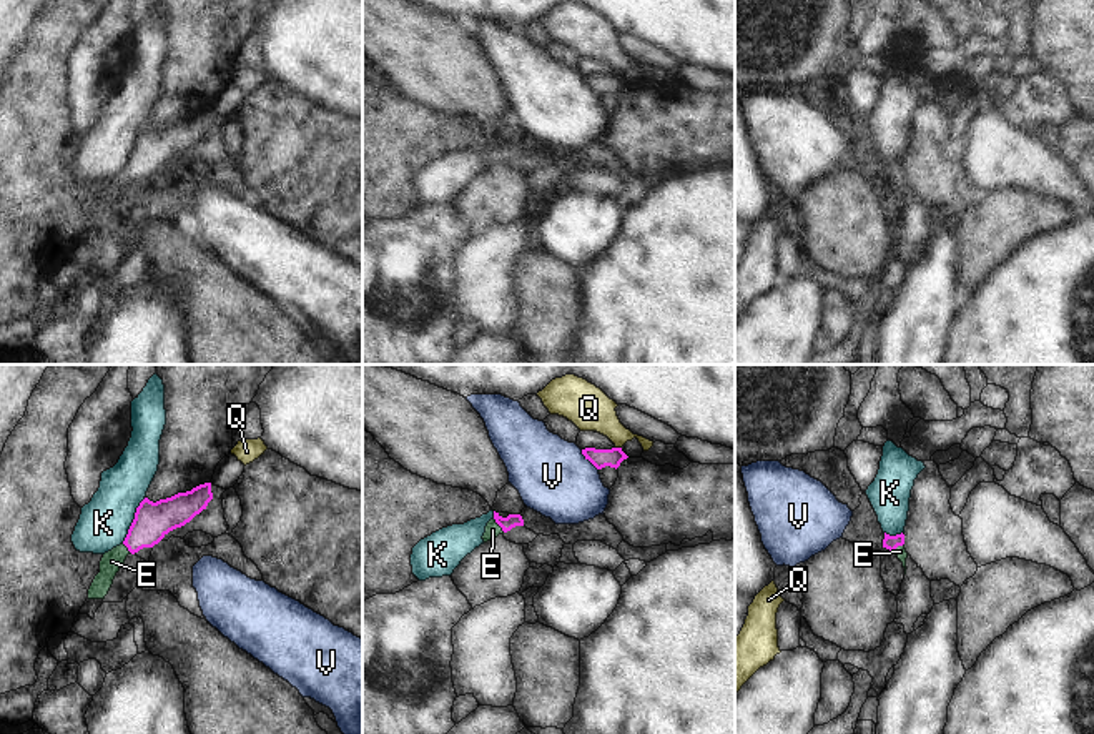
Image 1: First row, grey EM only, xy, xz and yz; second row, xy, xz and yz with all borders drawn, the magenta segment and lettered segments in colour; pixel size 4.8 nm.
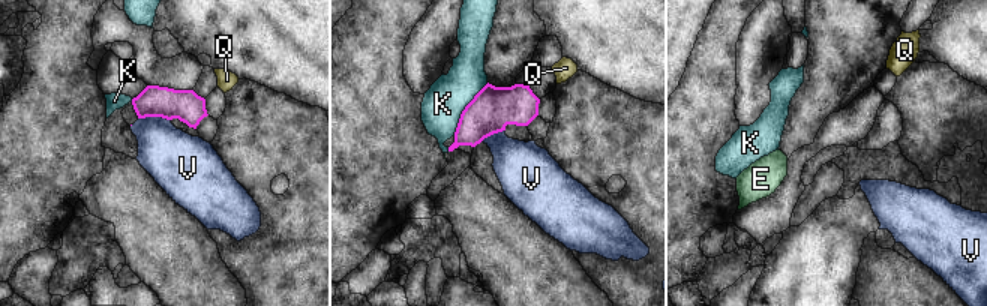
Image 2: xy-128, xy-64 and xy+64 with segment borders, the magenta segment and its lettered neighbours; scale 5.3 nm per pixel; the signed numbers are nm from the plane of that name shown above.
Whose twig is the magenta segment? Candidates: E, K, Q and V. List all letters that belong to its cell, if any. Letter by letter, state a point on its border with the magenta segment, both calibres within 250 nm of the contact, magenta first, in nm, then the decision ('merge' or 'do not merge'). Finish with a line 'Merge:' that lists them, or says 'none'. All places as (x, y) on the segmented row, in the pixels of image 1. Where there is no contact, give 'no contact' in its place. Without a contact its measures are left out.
E: xz (497, 523) | 70/80 nm | merge
K: xy (133, 520) | 180/240 nm | do not merge
Q: xz (619, 448) | 90/220 nm | do not merge
V: xz (587, 458) | 90/360 nm | do not merge
Merge: E

